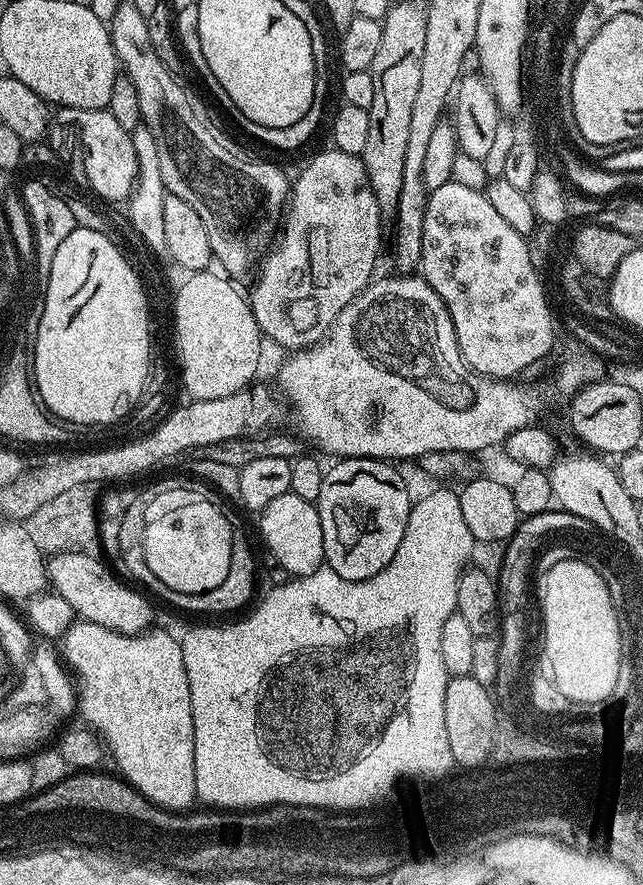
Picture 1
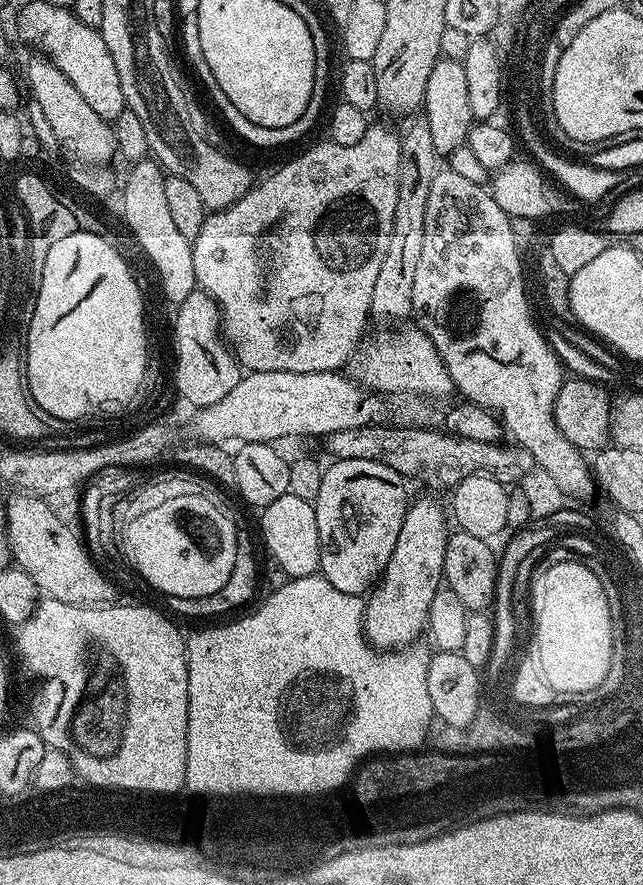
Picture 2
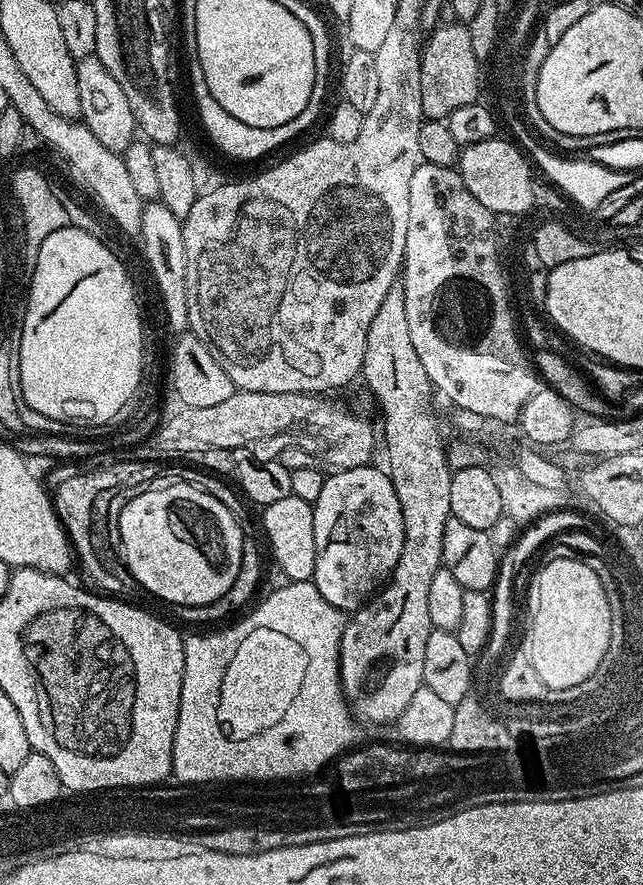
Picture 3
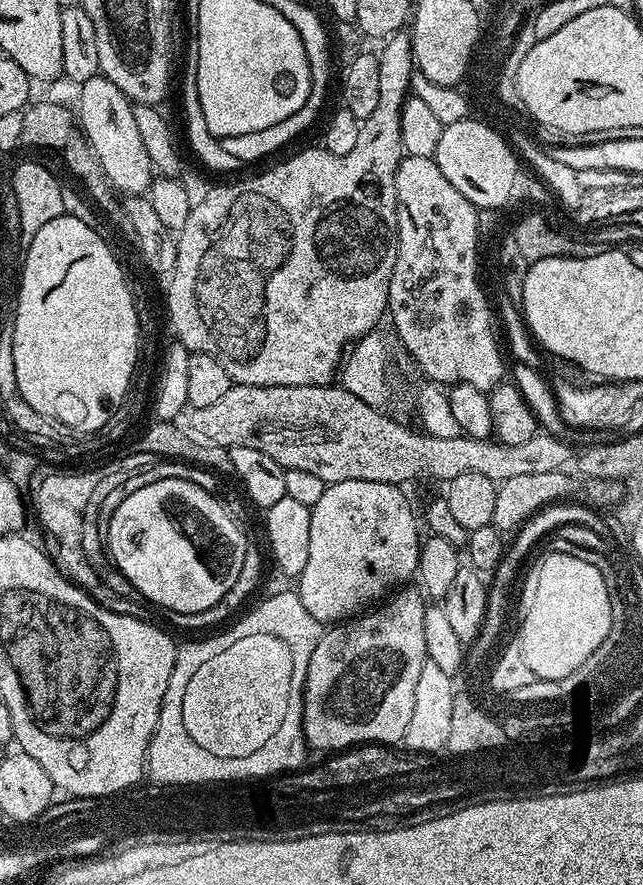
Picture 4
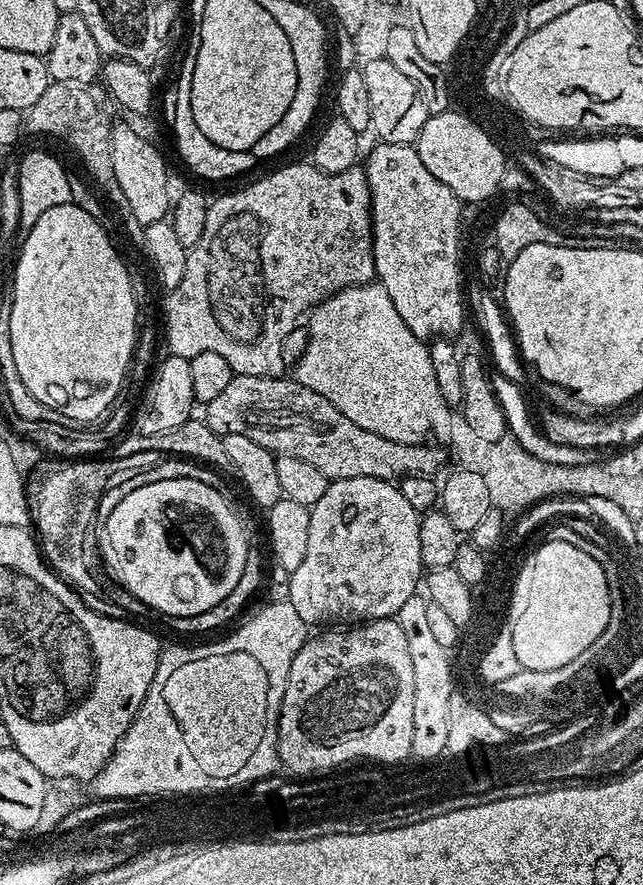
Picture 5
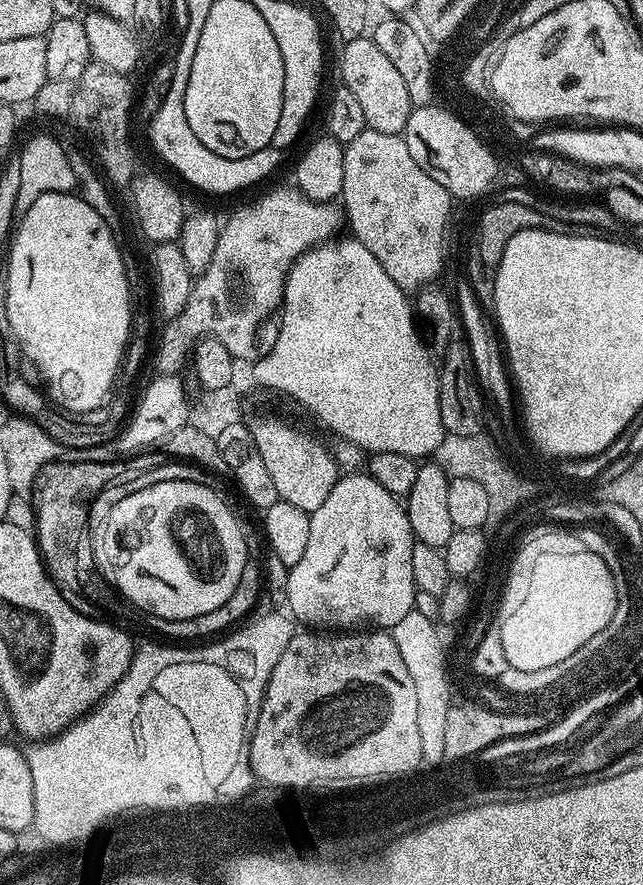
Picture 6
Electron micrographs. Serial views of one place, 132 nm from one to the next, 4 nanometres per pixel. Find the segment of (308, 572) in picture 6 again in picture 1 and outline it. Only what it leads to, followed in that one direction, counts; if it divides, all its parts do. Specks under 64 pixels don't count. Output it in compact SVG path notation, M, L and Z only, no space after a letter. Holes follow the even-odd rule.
M344 458L324 473L322 494L315 502L318 514L322 518L322 542L327 567L347 580L365 580L374 578L392 561L402 534L406 534L406 522L410 518L413 497L408 497L408 484L400 477L399 467L383 460L365 460L363 458Z

